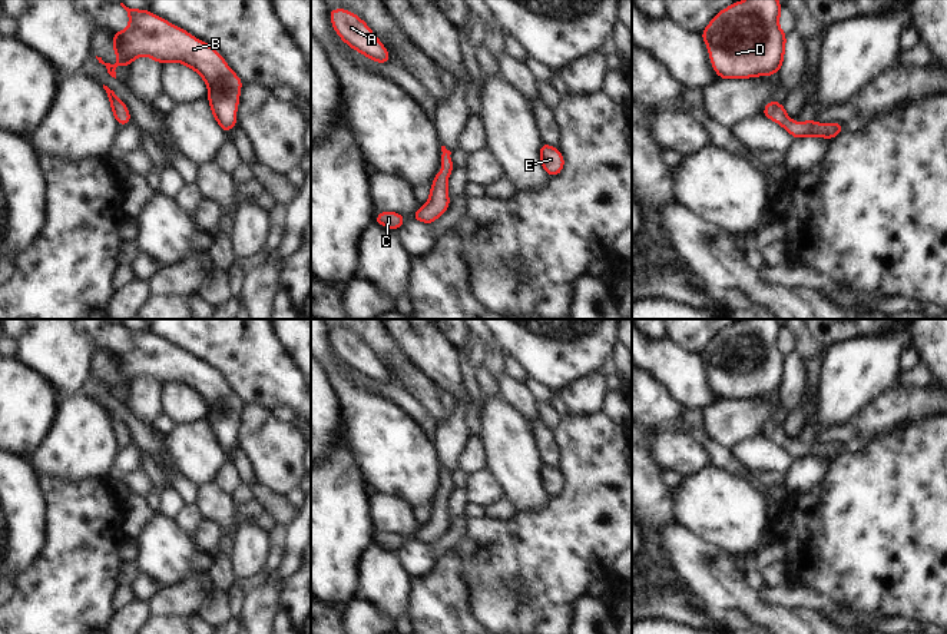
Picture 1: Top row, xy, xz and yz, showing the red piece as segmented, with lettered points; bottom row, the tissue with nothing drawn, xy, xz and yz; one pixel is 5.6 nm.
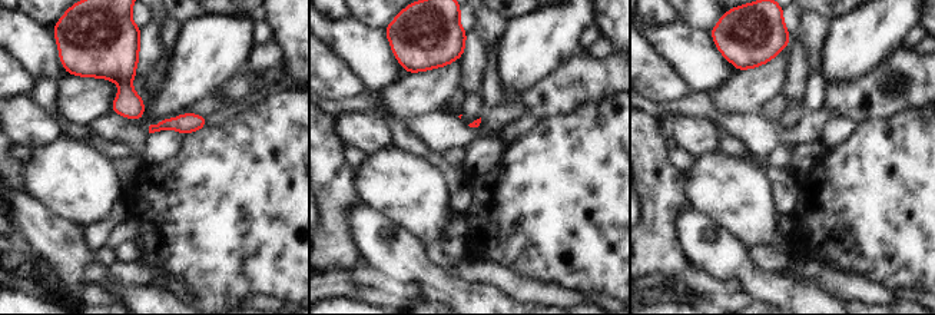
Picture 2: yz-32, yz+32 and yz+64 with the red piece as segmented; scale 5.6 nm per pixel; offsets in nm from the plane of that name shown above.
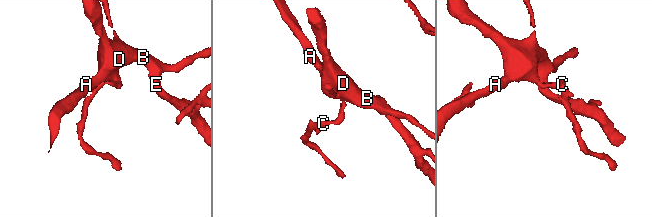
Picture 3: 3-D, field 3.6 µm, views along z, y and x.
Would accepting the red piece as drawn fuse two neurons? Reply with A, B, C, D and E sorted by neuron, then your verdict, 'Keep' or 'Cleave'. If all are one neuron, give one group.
Groups: A B C D E. Keep

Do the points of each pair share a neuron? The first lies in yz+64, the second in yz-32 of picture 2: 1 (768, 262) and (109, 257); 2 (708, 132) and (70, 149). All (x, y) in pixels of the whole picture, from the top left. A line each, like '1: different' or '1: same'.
1: same
2: different

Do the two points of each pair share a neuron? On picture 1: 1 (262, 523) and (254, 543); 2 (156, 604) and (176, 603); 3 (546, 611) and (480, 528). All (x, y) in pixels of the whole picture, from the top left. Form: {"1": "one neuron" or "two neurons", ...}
{"1": "two neurons", "2": "one neuron", "3": "one neuron"}

